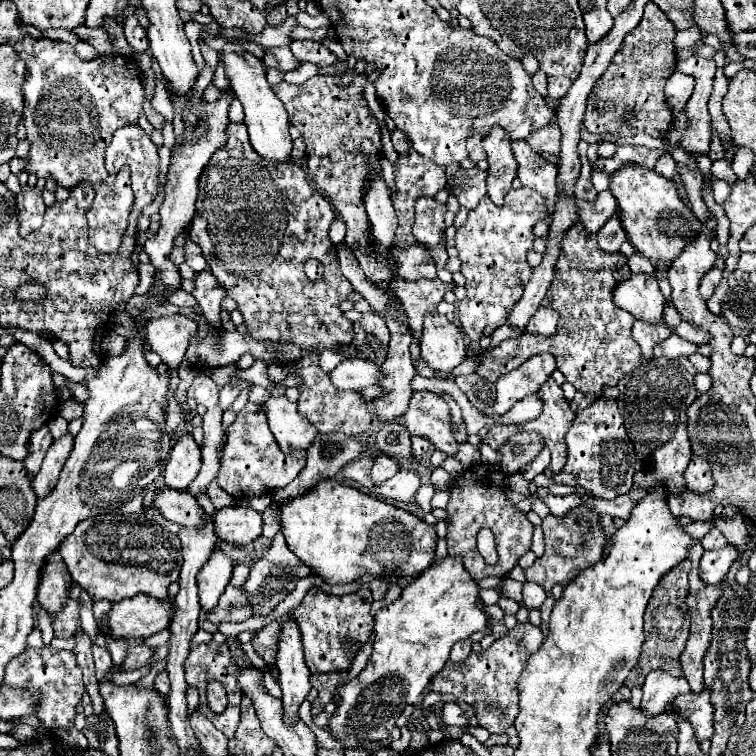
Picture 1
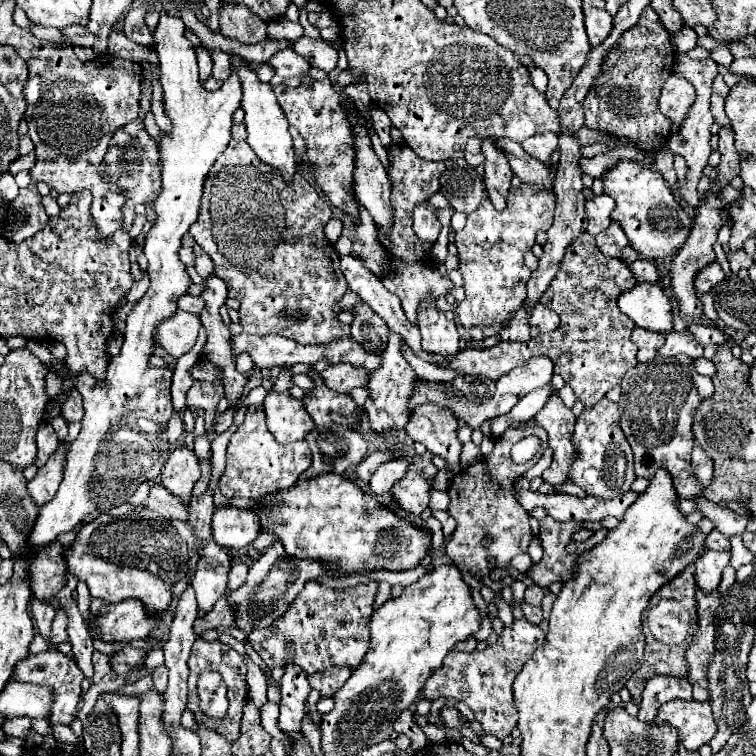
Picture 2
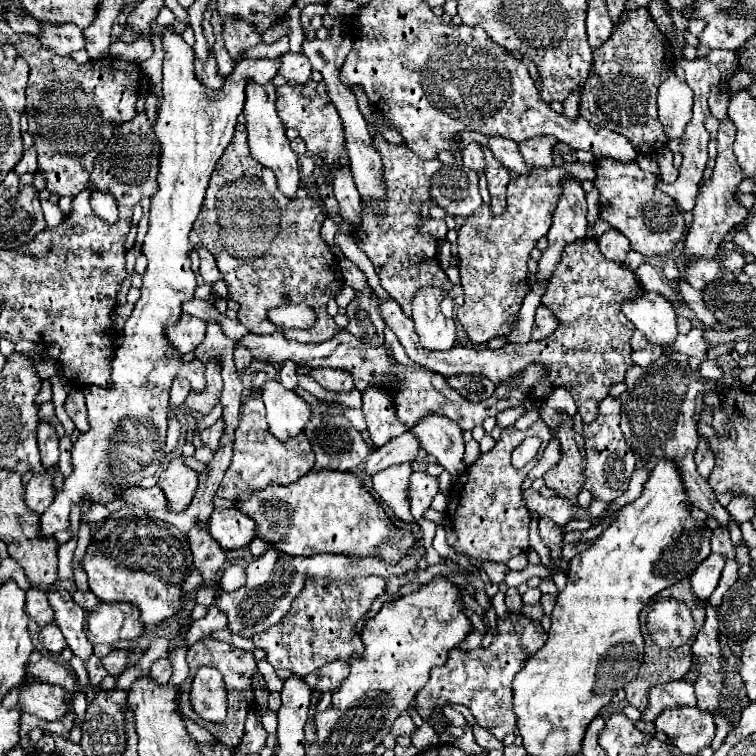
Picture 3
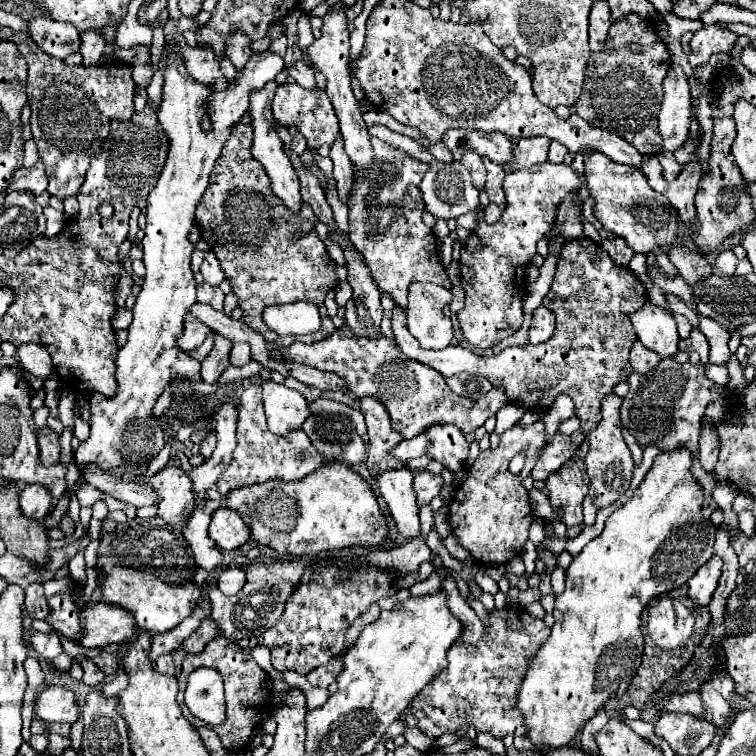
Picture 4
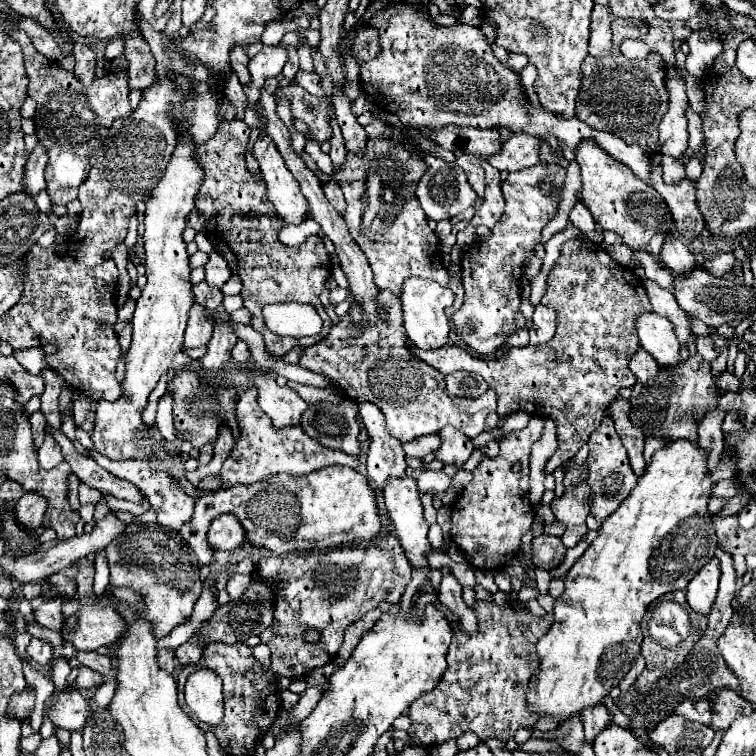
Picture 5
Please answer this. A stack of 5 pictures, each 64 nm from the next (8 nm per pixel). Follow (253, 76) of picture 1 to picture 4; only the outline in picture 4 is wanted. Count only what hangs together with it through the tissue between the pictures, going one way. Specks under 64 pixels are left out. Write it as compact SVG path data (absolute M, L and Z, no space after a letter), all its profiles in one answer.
M266 84L264 88L260 90L254 90L250 94L250 108L248 108L248 114L252 116L252 130L254 130L254 140L252 140L252 156L264 166L264 170L268 172L270 180L272 180L272 190L278 198L284 200L284 204L292 210L292 212L298 212L300 210L300 202L302 202L302 196L300 196L300 184L296 180L296 172L292 168L292 160L288 160L288 154L284 152L284 144L276 132L276 120L272 116L272 100L274 100L274 90L276 90L276 84Z

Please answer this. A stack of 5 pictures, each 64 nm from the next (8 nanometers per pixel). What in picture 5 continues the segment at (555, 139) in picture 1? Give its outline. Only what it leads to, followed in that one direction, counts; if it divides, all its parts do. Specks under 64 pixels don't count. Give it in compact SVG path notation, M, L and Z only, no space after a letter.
M514 134L510 140L502 144L502 152L496 156L486 158L494 168L506 170L506 172L516 172L522 168L530 168L540 164L540 138L534 136L524 136L524 134Z

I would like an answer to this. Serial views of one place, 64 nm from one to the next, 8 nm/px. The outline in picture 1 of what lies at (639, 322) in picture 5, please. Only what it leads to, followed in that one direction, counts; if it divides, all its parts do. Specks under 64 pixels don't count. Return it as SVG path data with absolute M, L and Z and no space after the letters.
M630 274L628 280L616 284L612 298L616 306L640 320L646 320L648 324L662 320L662 308L666 300L658 288L658 280L650 274Z

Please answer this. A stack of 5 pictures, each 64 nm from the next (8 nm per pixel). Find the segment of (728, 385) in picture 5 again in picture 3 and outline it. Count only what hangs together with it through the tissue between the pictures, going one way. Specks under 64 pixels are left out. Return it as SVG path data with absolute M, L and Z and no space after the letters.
M704 360L704 362L700 364L698 372L700 372L702 378L710 378L710 380L714 380L714 382L722 376L722 370L718 368L718 364L716 364L714 360Z

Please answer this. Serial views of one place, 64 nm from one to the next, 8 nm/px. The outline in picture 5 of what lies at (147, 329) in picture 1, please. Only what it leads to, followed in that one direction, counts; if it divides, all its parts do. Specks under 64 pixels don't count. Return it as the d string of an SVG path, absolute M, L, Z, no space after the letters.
M194 304L190 308L188 316L188 326L184 334L184 348L196 348L196 346L206 346L208 340L212 338L212 324L208 322L204 308L200 304Z

